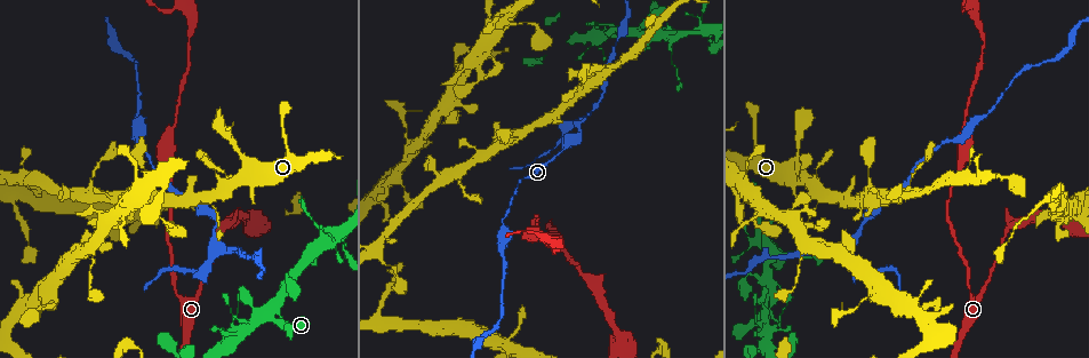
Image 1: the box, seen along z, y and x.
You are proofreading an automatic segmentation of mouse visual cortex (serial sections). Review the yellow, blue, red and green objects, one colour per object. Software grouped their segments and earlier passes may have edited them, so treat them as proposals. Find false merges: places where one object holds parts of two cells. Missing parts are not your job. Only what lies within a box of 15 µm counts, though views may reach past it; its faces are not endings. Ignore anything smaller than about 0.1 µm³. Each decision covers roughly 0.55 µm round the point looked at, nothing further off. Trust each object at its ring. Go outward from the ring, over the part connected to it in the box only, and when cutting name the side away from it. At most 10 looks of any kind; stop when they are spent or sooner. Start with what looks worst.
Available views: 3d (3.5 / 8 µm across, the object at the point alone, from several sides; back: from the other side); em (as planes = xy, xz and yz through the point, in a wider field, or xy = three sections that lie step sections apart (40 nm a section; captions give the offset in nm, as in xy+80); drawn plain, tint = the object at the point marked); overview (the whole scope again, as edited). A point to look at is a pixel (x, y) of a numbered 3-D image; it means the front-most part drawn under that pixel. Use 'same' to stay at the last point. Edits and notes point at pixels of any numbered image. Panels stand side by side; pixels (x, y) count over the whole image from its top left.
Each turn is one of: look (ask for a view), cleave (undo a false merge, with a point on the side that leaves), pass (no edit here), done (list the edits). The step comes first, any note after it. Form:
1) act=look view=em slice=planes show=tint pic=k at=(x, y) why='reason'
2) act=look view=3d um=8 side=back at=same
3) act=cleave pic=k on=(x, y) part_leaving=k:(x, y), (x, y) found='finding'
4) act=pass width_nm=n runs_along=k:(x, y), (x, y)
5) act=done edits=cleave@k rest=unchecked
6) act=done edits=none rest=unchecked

act=look view=3d um=3.5 pic=1 at=(214, 243) why='three arms meet'

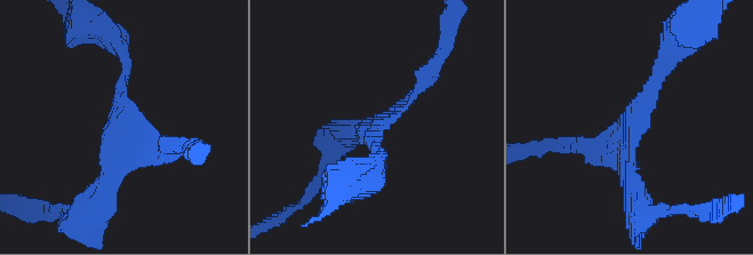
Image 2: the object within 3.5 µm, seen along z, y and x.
act=look view=em slice=xy step=2 show=tint pic=2 at=(372, 131)

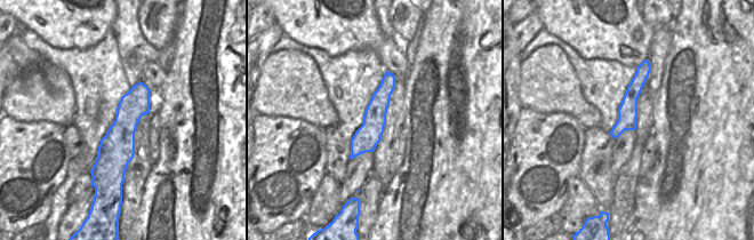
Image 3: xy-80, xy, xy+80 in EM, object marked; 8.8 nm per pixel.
act=pass runs_along=2:(670, 61), (611, 159), (591, 151) found='all the same cell'

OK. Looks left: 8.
act=look view=3d um=3.5 pic=1 at=(635, 30) why='looks like a crossing'

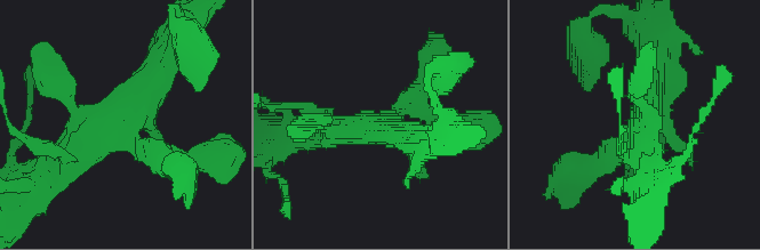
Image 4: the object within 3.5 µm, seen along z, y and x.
act=look view=em slice=xy step=2 show=tint pic=4 at=(374, 121) why='need the tissue'

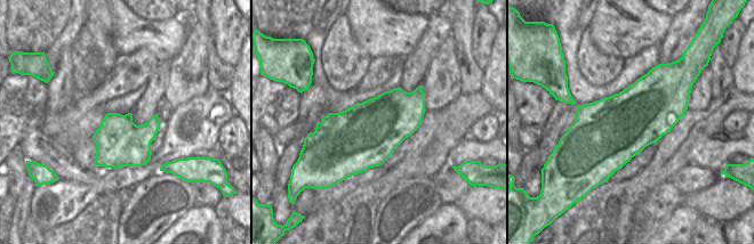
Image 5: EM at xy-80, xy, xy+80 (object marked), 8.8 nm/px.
act=pass found='continuous, no second cell'

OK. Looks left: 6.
act=look view=3d um=3.5 pic=1 at=(447, 178) why='four or more arms meet'

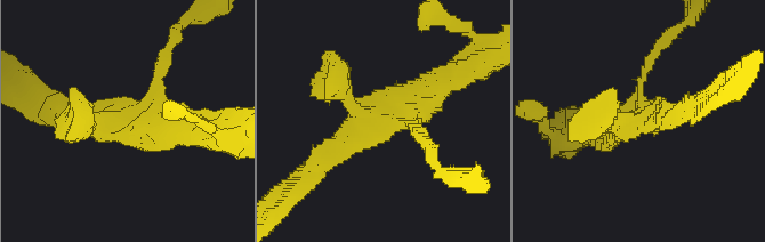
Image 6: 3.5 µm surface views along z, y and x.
act=look view=em slice=xy step=5 show=tint pic=6 at=(125, 122) arms=4 arm_widths_nm=200,250,250,350

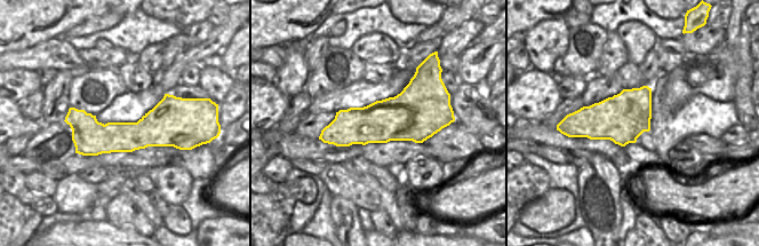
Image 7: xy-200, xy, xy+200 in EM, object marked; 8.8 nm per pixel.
act=pass found='one cell here'

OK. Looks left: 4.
act=look view=3d um=8 side=back pic=1 at=(376, 251) why='four arms meet'

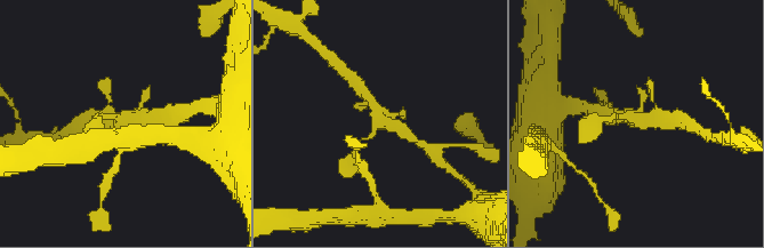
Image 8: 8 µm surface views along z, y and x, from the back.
act=look view=3d um=3.5 pic=8 at=(381, 121)

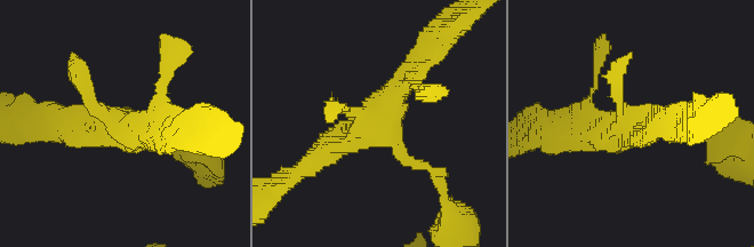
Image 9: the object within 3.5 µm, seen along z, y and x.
act=look view=em slice=xy step=3 show=tint pic=9 at=(128, 131) arms=4 arm_widths_nm=150,150,300,300

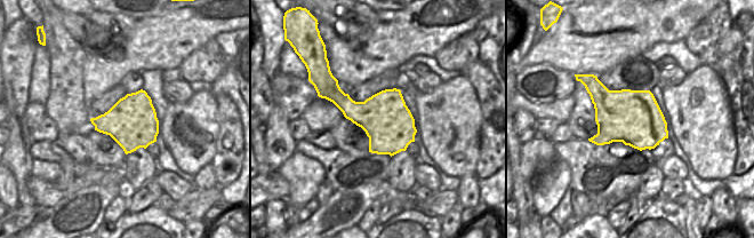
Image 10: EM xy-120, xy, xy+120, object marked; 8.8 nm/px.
act=pass runs_along=9:(567, 137), (681, 122) found='one cell here'

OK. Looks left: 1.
act=done edits=none rest=unchecked

